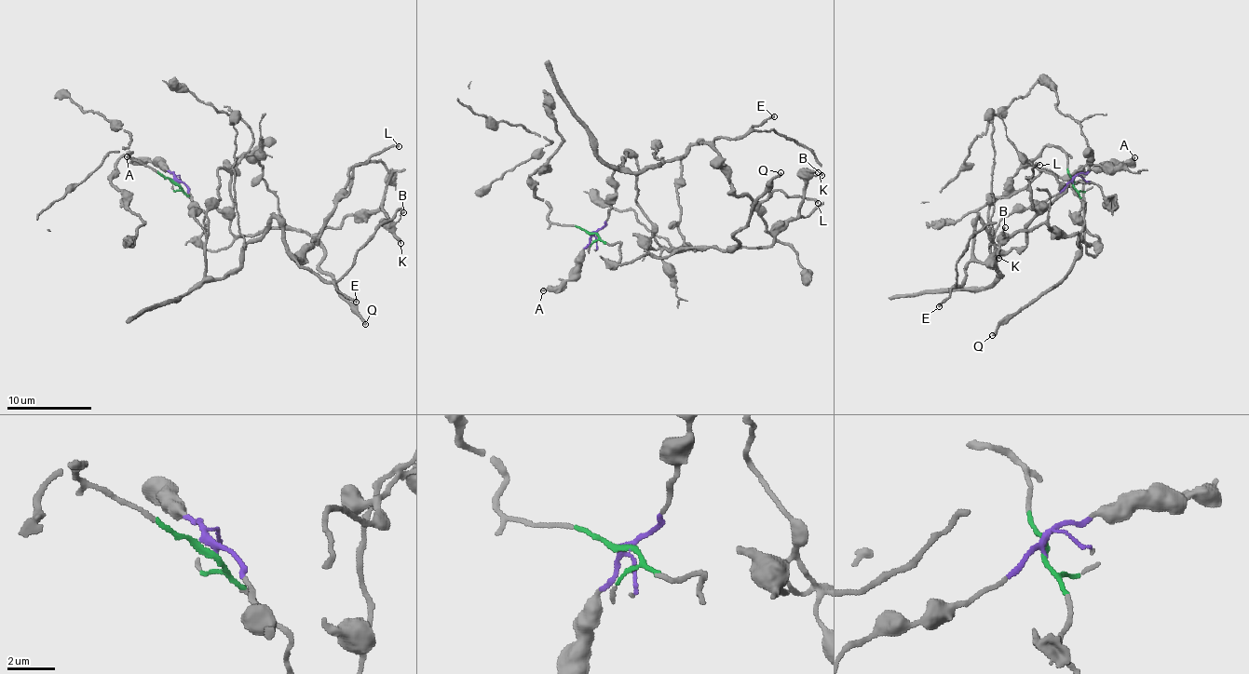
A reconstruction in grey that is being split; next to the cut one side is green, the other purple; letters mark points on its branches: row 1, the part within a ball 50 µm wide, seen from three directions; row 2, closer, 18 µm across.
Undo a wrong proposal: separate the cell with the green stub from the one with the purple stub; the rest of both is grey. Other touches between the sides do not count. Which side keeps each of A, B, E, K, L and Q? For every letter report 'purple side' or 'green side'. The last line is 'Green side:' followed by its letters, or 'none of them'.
A: purple side
B: green side
E: purple side
K: green side
L: purple side
Q: green side
Green side: B, K, Q

